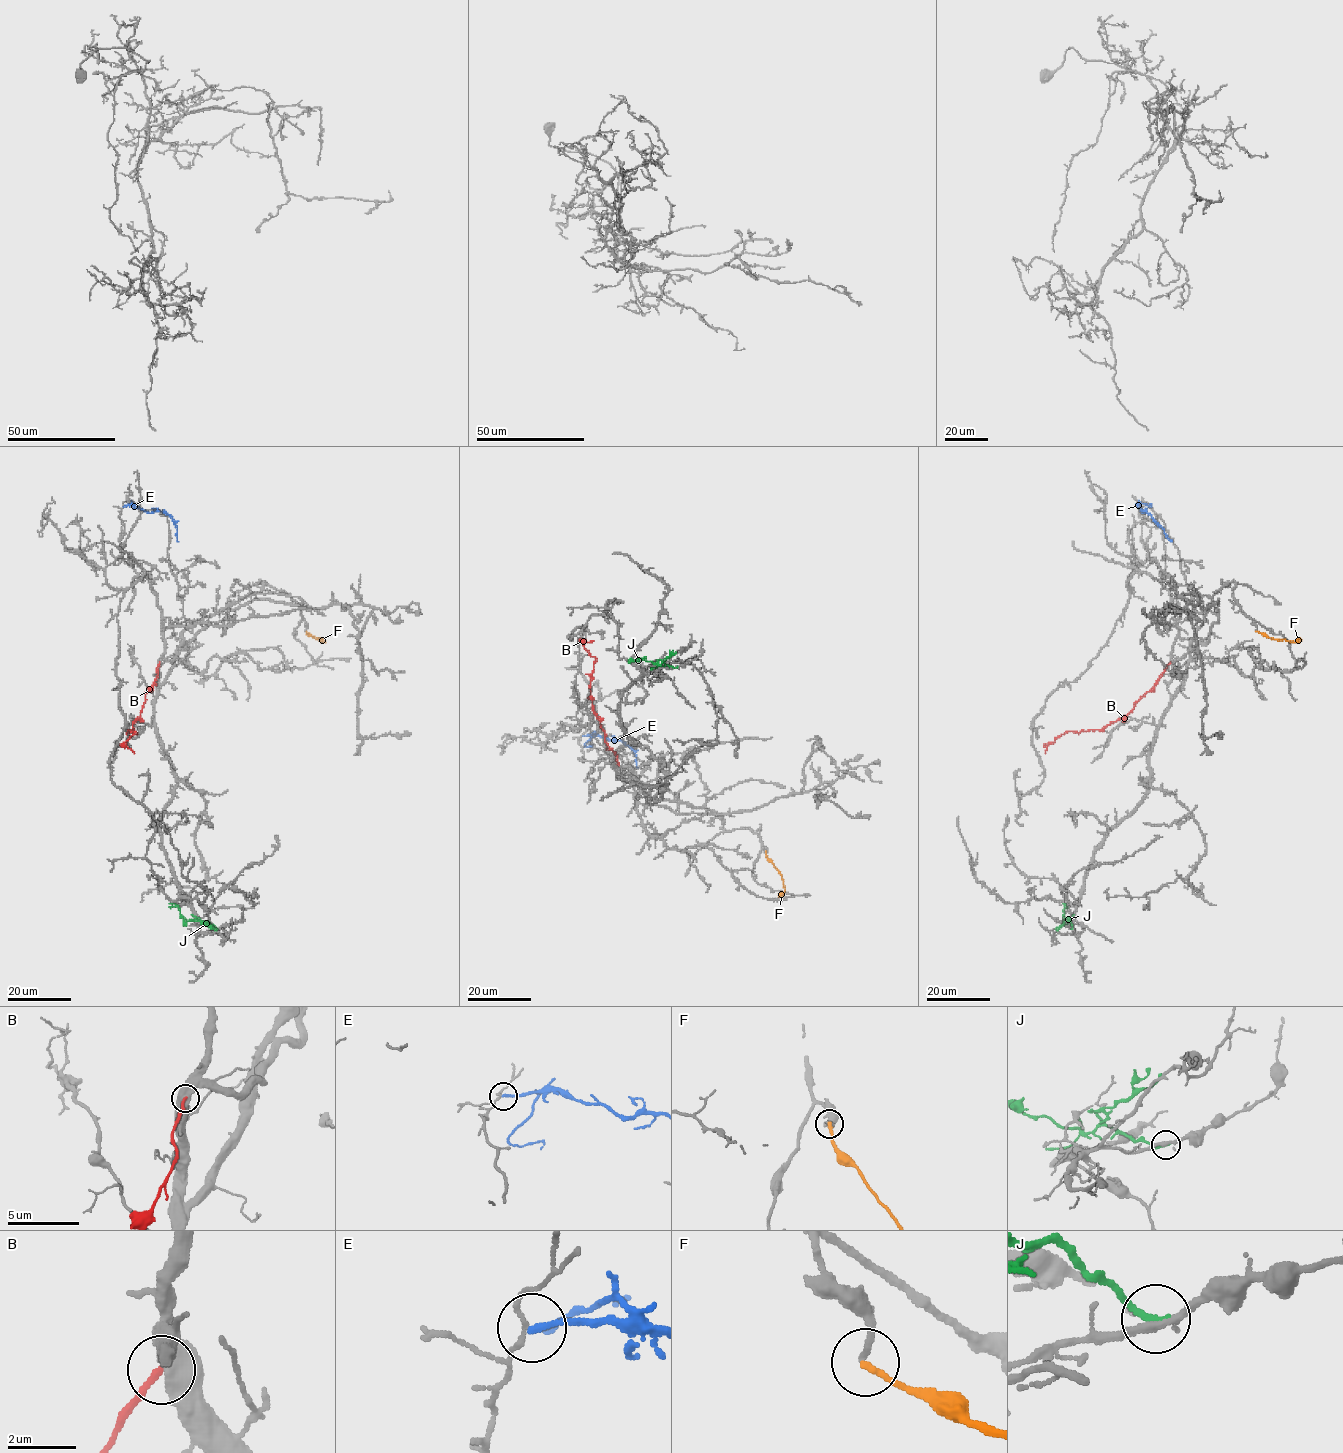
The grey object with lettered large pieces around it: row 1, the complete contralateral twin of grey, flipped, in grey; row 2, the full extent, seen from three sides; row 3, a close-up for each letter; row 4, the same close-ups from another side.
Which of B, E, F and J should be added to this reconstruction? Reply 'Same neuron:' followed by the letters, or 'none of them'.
Same neuron: none of them

